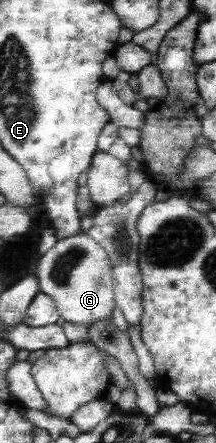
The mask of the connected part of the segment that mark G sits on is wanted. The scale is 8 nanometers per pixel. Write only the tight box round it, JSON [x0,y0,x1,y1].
[36,231,115,325]

